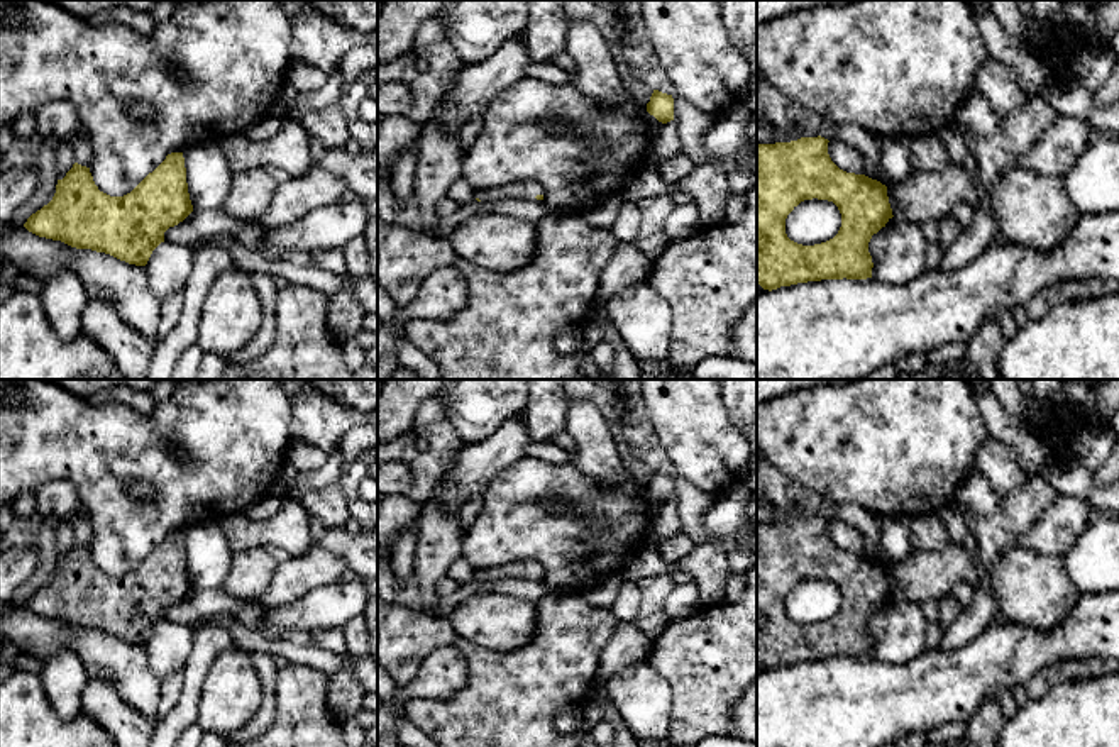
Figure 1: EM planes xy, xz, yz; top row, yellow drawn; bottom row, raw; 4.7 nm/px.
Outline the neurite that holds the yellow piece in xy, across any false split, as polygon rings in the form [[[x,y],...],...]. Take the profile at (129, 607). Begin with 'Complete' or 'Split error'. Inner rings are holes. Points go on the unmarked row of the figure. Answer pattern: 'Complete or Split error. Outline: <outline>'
Complete. Outline: [[[171,532],[124,576],[110,576],[100,571],[90,547],[74,542],[66,556],[58,559],[52,579],[32,593],[24,606],[39,617],[146,645],[152,630],[164,622],[164,611],[183,601],[191,591],[183,532]]]

